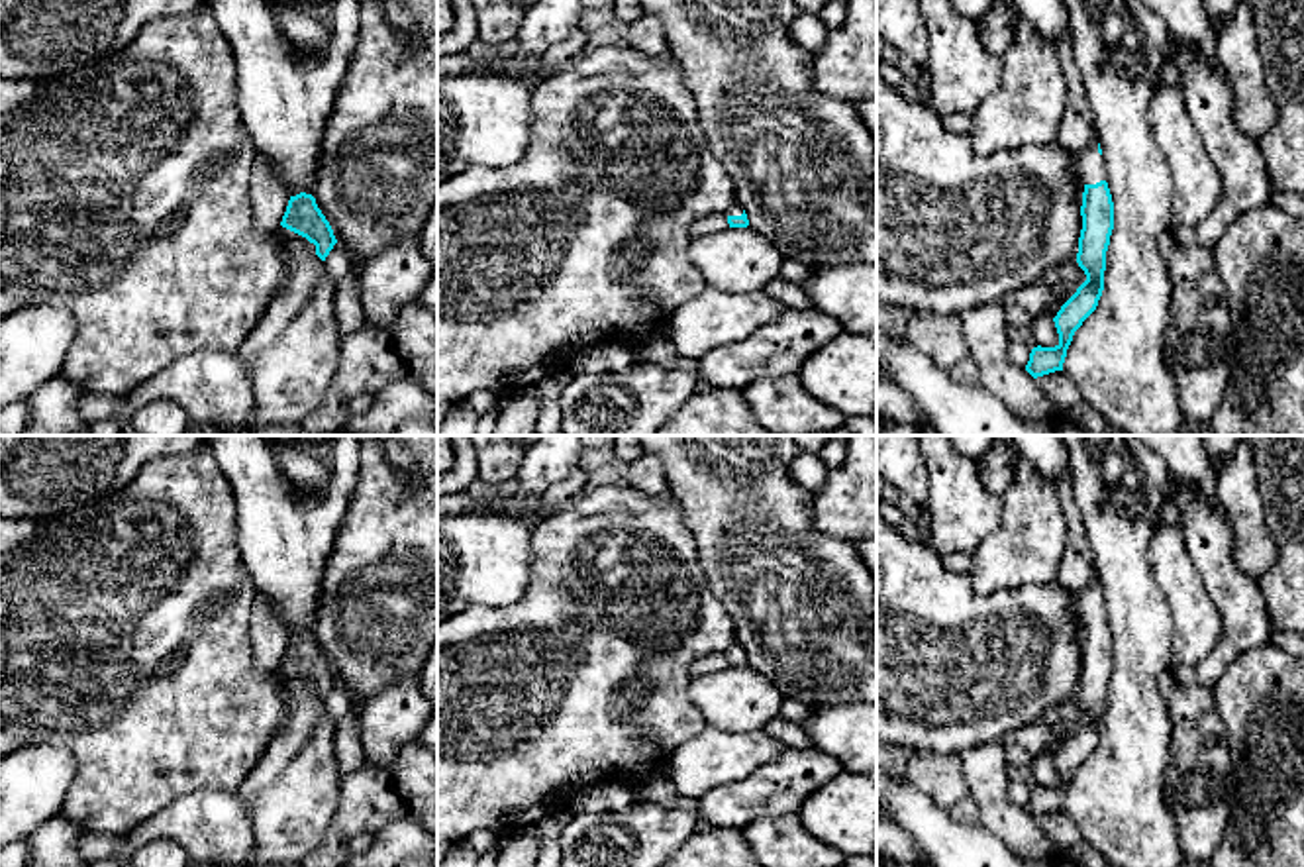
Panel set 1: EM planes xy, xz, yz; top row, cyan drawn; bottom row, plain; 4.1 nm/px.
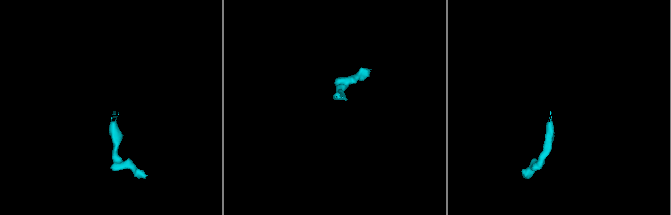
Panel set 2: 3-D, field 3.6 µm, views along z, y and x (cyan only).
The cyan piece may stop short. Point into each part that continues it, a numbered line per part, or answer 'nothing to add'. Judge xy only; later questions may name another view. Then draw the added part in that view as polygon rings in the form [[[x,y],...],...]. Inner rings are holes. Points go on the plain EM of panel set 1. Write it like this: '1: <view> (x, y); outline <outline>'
nothing to add

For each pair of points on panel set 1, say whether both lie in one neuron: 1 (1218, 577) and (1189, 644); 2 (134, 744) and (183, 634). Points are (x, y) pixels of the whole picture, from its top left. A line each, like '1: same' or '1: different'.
1: different
2: same

